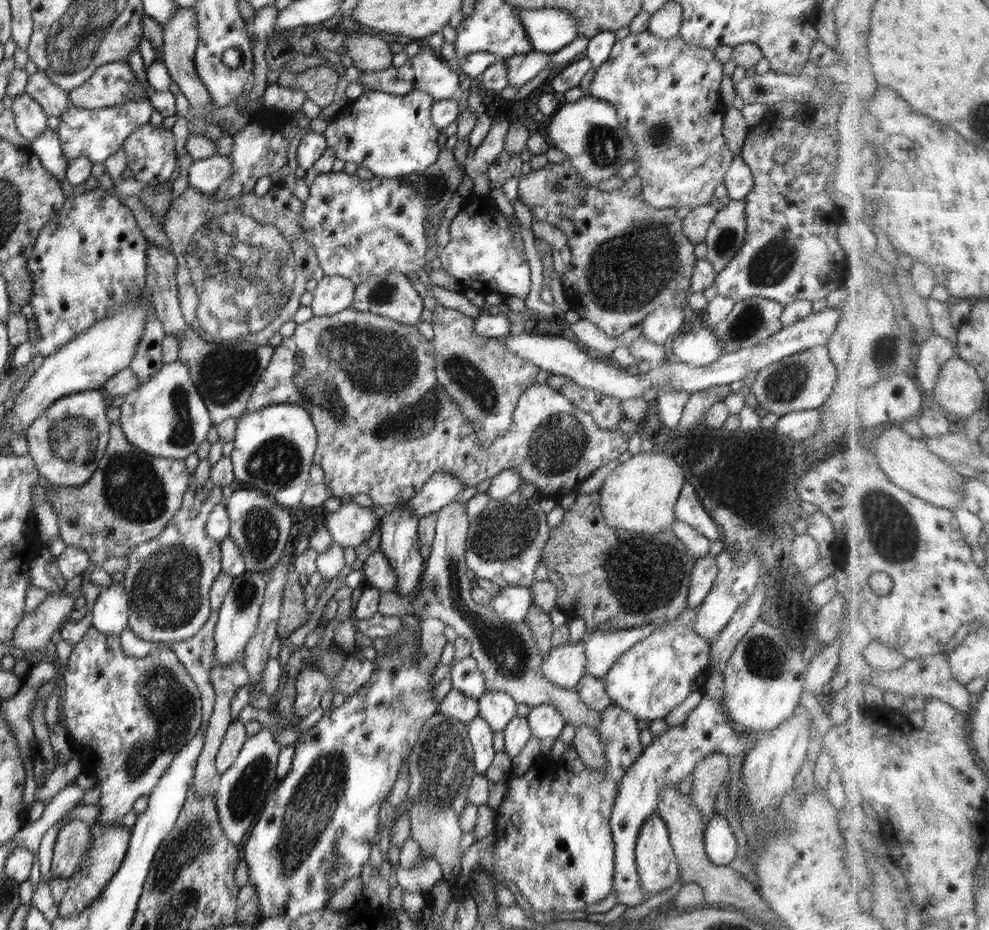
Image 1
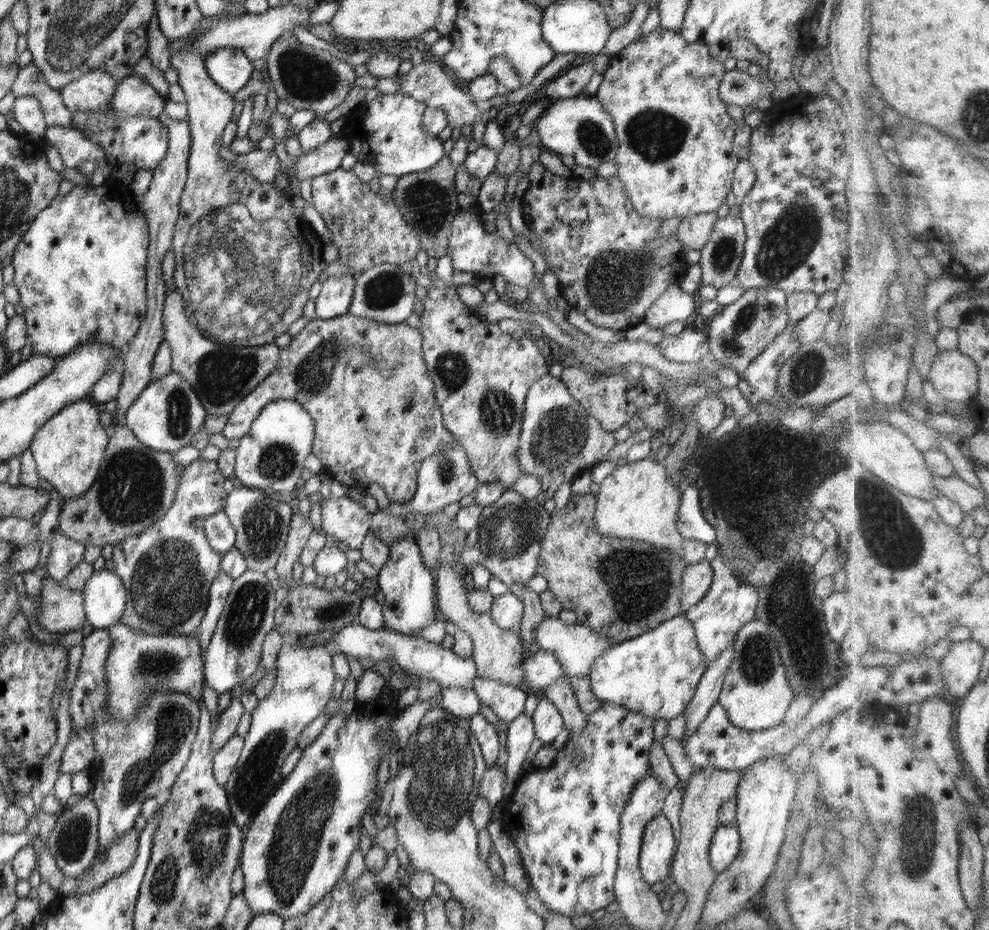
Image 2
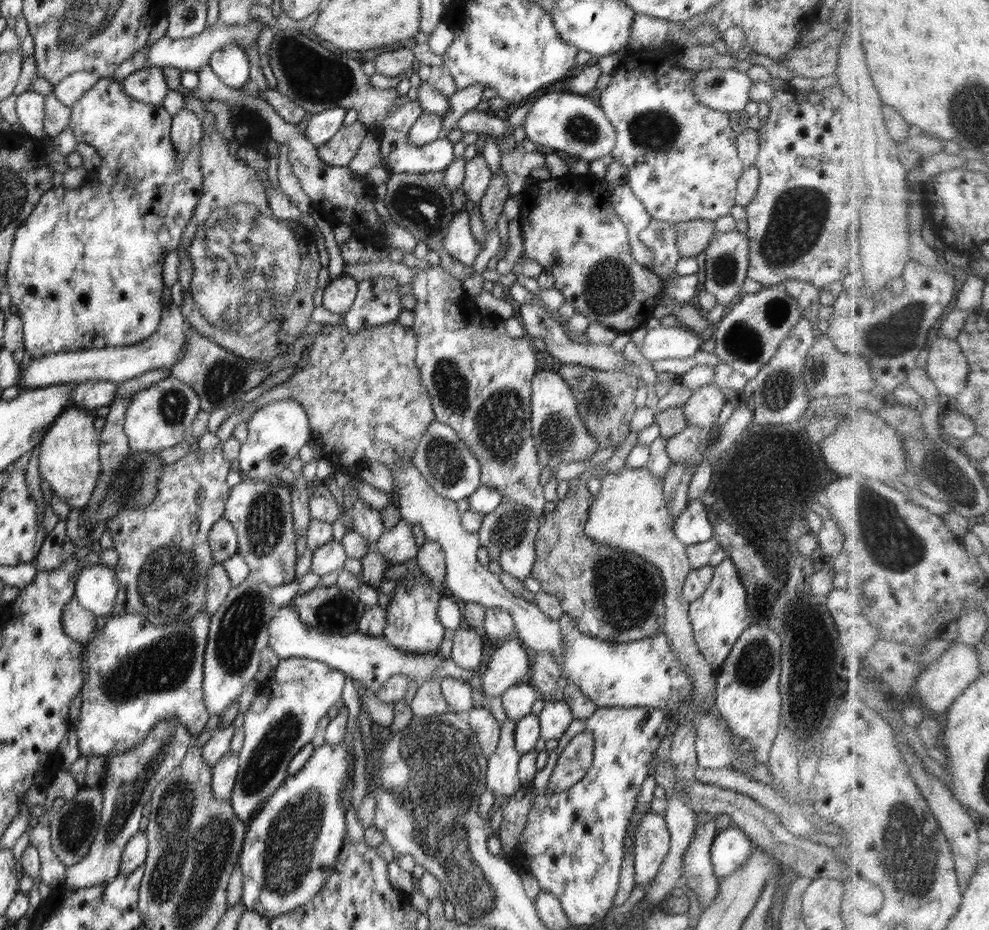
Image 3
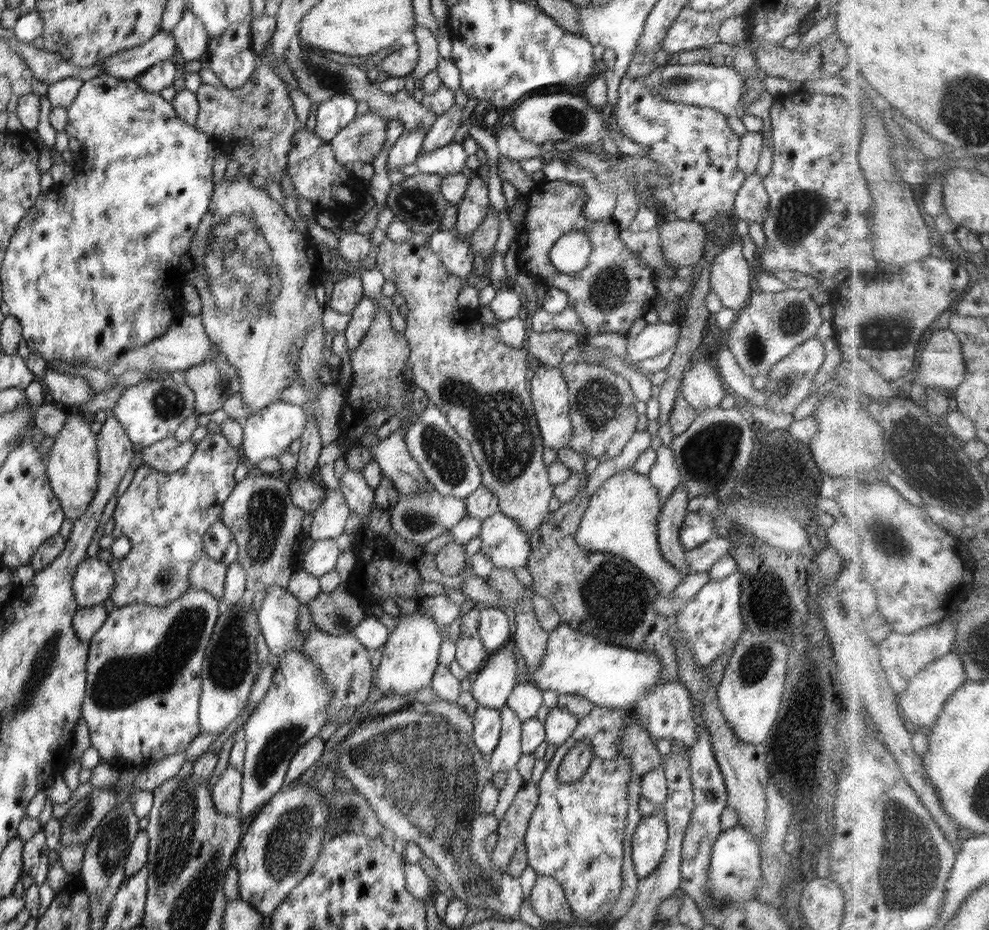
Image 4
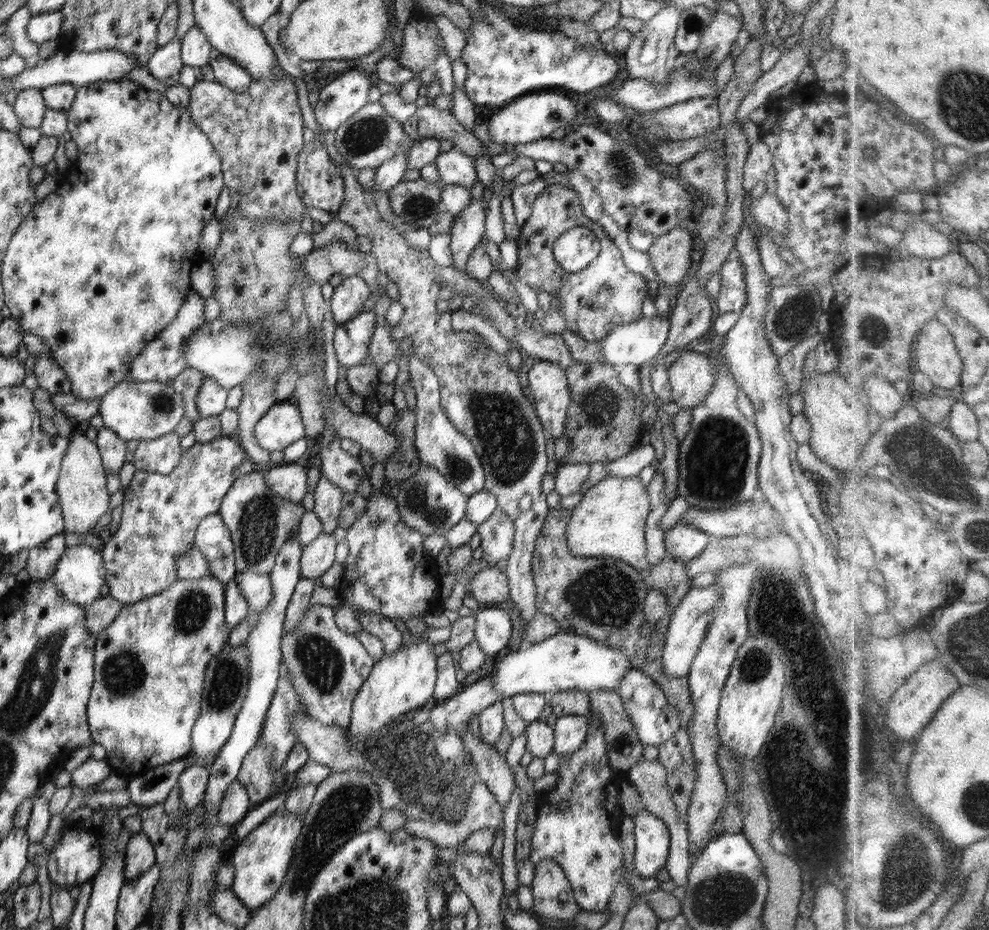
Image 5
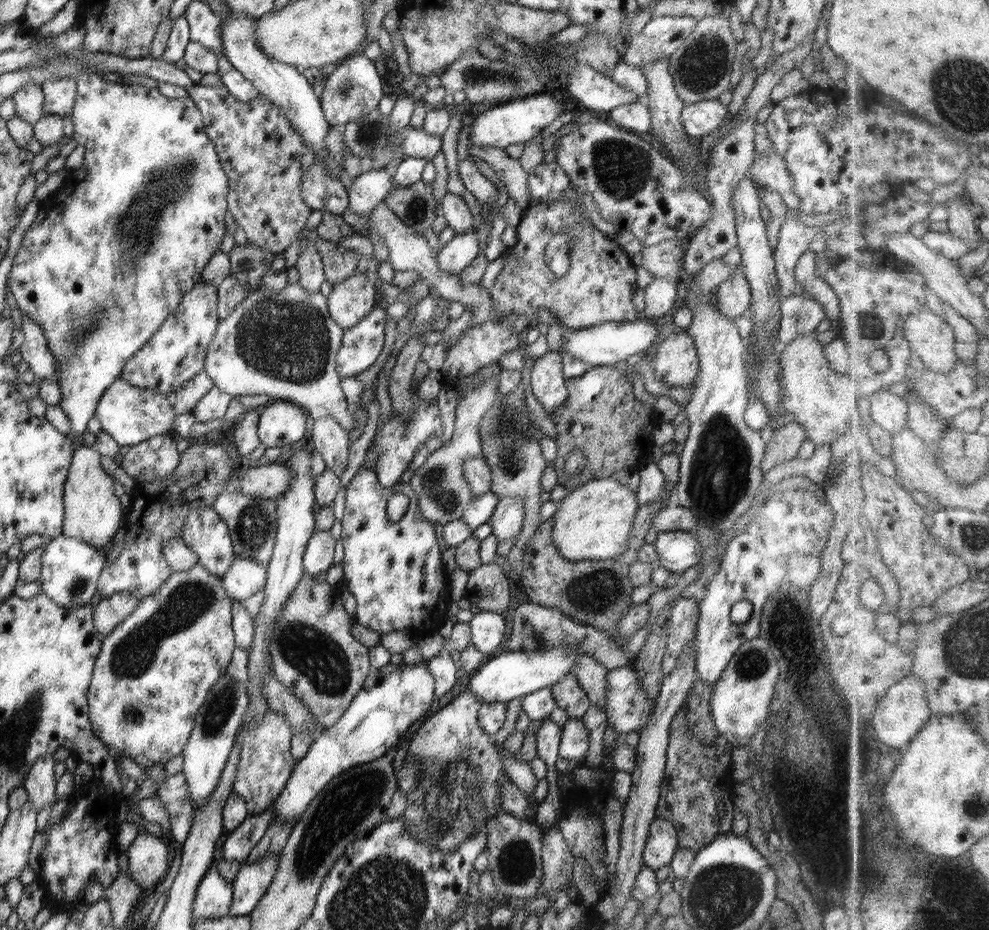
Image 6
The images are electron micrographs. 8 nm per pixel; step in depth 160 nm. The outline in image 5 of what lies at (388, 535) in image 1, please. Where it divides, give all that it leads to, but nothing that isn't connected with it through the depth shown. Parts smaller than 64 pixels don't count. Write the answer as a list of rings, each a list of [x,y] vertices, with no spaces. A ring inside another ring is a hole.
[[[412,636],[410,642],[404,642],[394,653],[385,654],[374,663],[352,703],[350,725],[344,732],[348,732],[351,742],[357,741],[378,732],[392,721],[411,716],[433,697],[436,679],[437,656],[432,643],[425,636],[419,639]]]

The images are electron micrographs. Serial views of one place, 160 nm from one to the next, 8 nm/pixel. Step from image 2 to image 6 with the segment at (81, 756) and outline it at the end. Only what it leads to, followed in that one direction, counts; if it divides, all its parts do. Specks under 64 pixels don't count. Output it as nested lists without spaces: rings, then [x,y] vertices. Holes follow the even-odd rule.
[[[200,563],[195,564],[192,569],[182,572],[173,571],[166,583],[154,594],[143,598],[141,603],[120,623],[109,632],[102,641],[99,655],[93,666],[93,677],[87,692],[88,712],[91,722],[92,733],[98,737],[107,747],[122,752],[123,756],[132,758],[140,766],[152,767],[155,764],[164,764],[178,756],[186,746],[198,709],[202,706],[210,687],[224,674],[232,658],[235,648],[235,634],[231,625],[231,610],[233,600],[226,594],[222,580],[218,576],[210,574]]]

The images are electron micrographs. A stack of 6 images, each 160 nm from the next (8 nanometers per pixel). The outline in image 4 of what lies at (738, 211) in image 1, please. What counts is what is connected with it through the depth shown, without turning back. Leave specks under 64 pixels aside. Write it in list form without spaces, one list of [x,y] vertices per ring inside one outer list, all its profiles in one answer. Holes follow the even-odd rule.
[[[730,241],[722,246],[710,269],[711,290],[718,295],[724,307],[739,311],[749,301],[755,289],[755,270],[742,253],[741,242]]]

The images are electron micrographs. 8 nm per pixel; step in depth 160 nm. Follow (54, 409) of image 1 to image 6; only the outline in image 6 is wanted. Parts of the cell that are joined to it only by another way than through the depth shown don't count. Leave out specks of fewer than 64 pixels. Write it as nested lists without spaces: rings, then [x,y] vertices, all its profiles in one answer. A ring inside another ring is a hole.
[[[76,442],[72,464],[68,468],[66,482],[64,482],[62,535],[80,539],[94,545],[94,548],[99,551],[103,551],[122,527],[124,507],[120,504],[120,498],[115,494],[115,480],[102,468],[100,457],[101,455],[94,447],[90,448],[90,446]]]

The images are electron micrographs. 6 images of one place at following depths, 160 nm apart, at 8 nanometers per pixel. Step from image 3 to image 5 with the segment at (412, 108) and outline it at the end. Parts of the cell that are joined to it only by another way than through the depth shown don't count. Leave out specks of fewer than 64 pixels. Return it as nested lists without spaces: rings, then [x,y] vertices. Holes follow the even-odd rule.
[[[452,147],[435,158],[436,168],[445,185],[462,185],[470,189],[477,180],[477,172],[471,156]]]

